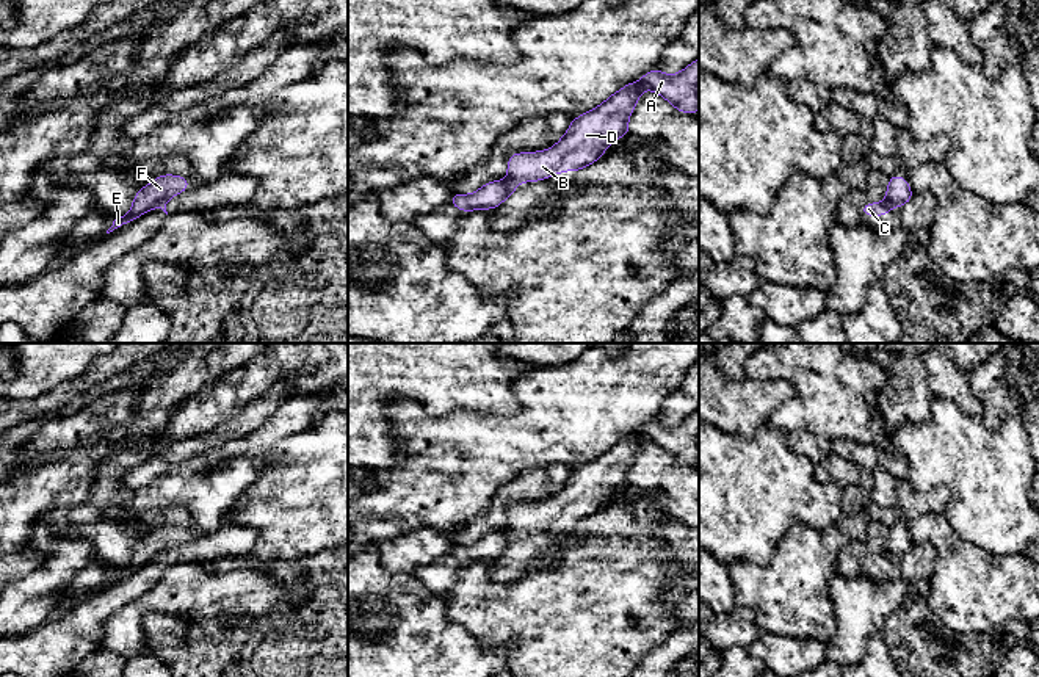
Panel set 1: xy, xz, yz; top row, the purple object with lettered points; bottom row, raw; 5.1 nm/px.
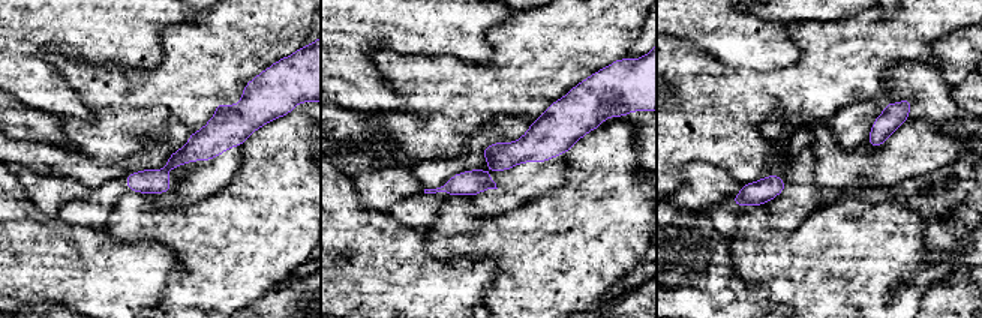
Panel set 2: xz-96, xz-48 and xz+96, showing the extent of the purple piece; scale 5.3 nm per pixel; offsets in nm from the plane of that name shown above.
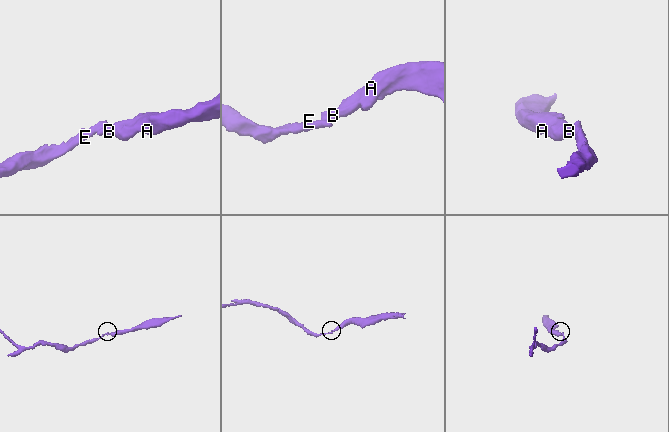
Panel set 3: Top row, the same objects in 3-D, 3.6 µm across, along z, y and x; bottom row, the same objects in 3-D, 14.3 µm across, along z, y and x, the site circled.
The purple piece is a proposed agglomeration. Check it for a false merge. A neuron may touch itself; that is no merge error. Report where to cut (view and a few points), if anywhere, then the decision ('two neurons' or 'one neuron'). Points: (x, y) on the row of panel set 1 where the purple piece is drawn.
xz (508, 182), (514, 188) | two neurons

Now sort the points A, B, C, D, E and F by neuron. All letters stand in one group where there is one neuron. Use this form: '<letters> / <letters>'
A B C D / E F

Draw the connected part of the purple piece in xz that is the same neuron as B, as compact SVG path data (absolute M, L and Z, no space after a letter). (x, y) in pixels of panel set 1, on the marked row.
M699 58L677 74L668 75L653 67L638 81L622 86L594 110L572 119L567 132L550 149L511 154L508 183L516 188L520 182L578 172L600 160L617 138L630 135L628 119L646 89L666 99L677 111L694 114L699 110Z

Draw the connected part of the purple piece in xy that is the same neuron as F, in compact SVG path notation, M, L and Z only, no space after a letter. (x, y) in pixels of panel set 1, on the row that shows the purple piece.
M174 174L157 176L152 183L147 183L138 190L130 210L124 216L116 216L113 226L107 230L107 234L129 224L133 219L138 219L141 215L163 205L166 201L172 199L188 188L190 182L186 177Z

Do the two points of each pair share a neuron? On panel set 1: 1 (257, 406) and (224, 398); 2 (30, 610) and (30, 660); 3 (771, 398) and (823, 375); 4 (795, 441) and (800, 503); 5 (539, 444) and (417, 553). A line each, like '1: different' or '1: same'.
1: different
2: different
3: different
4: different
5: different

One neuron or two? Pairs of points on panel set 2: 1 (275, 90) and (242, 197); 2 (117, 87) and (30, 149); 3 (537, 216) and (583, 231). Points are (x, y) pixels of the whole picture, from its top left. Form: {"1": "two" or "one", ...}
{"1": "two", "2": "two", "3": "one"}

